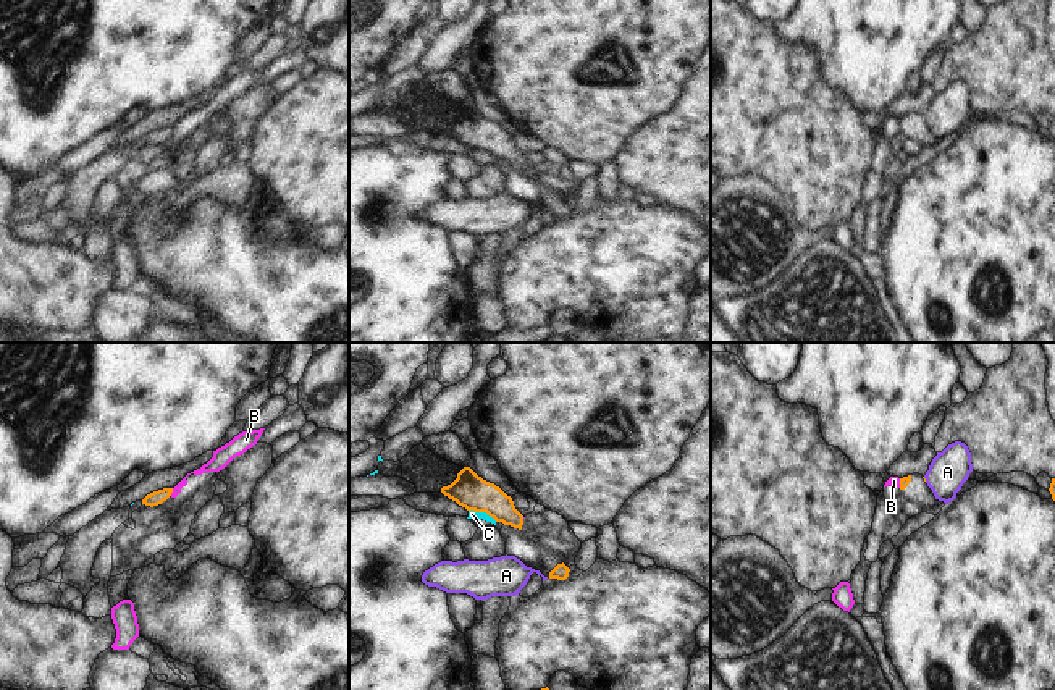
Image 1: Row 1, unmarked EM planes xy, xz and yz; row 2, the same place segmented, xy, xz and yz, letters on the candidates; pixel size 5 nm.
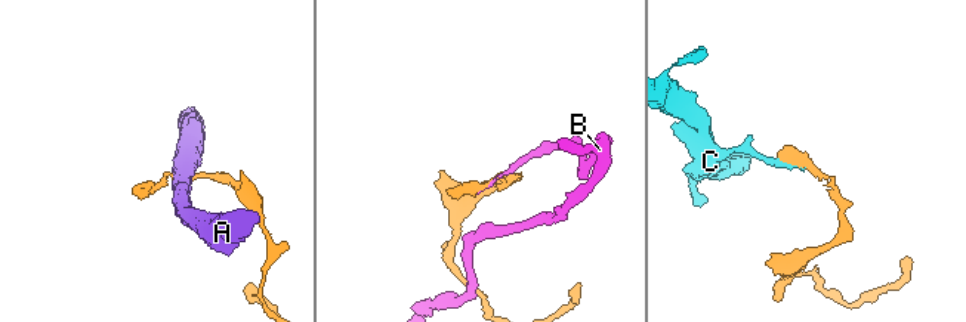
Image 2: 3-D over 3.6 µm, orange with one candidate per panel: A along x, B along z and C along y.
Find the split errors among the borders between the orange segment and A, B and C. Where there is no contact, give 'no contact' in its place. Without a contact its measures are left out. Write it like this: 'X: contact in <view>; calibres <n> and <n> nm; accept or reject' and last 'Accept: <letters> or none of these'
A: contact in yz; calibres 20 and 190 nm; reject
B: contact in xy; calibres 70 and 70 nm; reject
C: contact in xz; calibres 170 and 50 nm; reject
Accept: none of these

